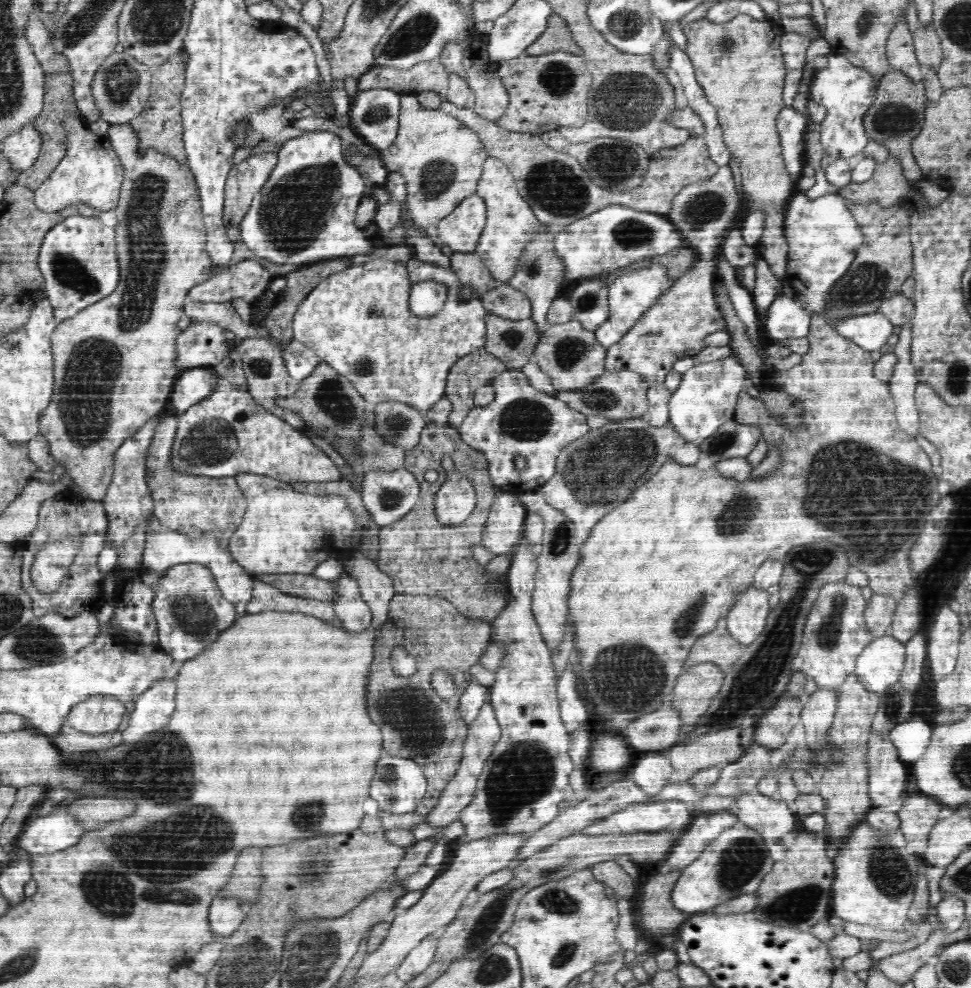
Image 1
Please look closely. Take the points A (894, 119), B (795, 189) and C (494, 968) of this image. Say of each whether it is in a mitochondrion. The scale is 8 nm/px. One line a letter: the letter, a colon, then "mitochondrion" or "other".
A: mitochondrion
B: other
C: mitochondrion

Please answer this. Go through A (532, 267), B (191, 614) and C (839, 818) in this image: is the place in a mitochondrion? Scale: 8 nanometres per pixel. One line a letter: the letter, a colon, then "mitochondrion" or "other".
A: mitochondrion
B: mitochondrion
C: other

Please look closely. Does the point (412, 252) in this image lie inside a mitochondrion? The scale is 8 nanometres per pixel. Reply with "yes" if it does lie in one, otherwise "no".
no

